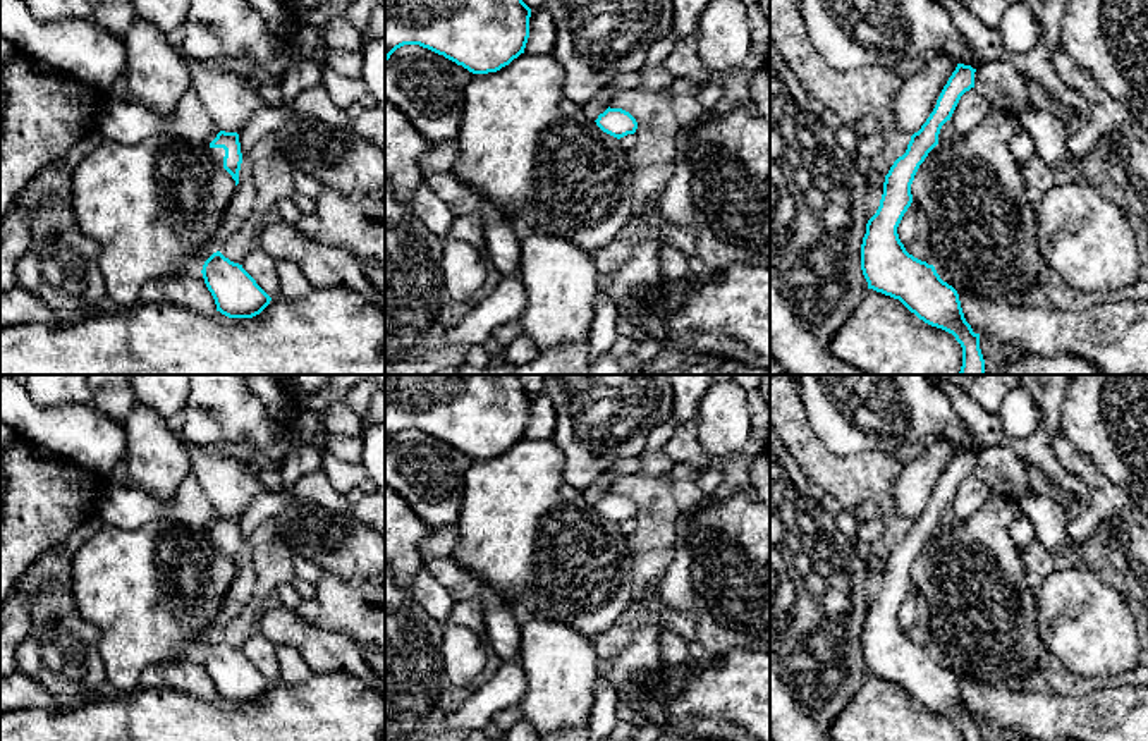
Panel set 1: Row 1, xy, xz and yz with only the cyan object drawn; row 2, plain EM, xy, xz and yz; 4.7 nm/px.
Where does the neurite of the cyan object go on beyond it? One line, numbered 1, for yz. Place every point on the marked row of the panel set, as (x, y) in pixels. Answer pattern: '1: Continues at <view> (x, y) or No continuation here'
1: No continuation here

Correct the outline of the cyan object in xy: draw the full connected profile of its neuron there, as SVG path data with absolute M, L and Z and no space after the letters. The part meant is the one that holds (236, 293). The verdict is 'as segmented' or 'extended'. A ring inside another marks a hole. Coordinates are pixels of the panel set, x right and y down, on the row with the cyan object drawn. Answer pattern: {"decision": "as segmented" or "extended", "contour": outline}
{"decision": "as segmented", "contour": "M220 251L205 261L201 273L217 311L229 318L253 318L272 301L242 265L230 261Z"}

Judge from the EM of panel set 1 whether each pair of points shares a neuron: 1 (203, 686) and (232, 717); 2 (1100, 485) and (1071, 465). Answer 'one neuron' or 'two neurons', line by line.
1: two neurons
2: one neuron

